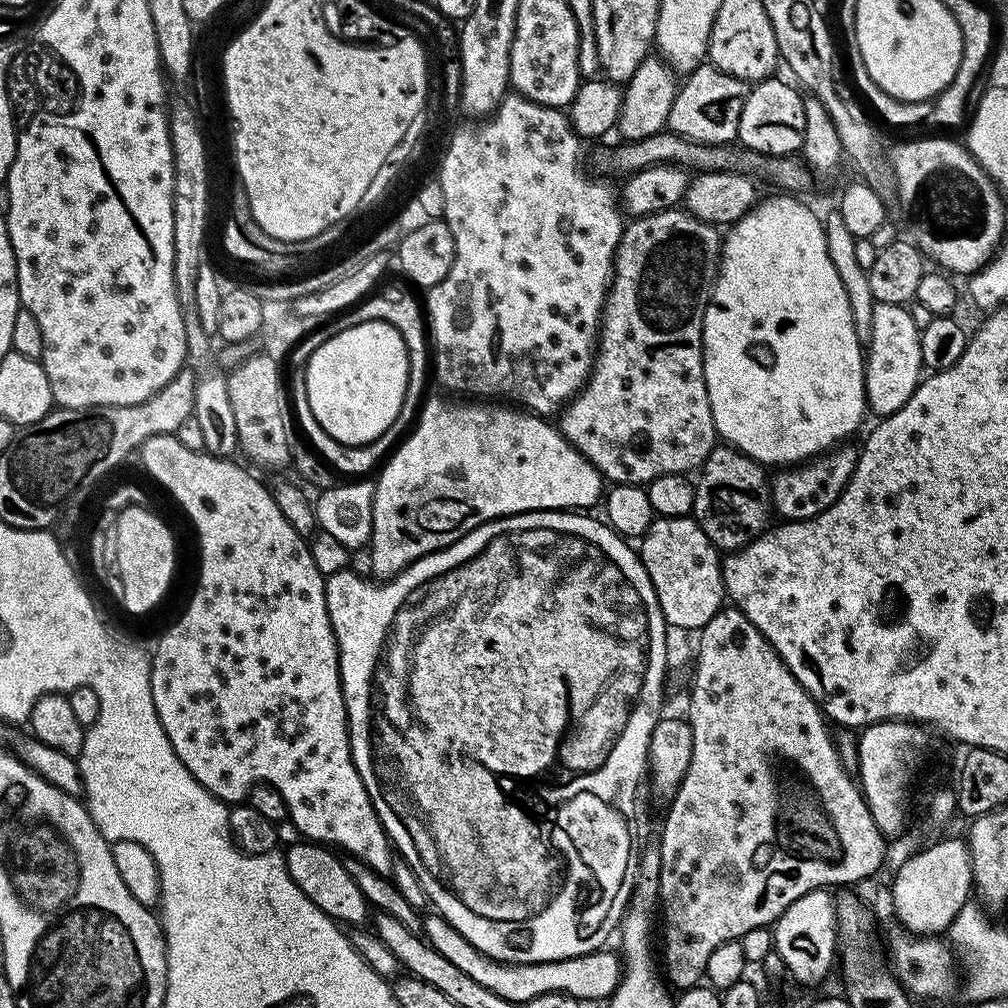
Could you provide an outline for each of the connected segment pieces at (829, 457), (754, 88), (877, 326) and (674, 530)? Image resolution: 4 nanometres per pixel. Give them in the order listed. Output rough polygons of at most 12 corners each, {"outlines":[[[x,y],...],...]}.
{"outlines":[[[845,442],[770,480],[784,522],[822,514],[860,457]],[[787,79],[749,87],[736,134],[749,152],[799,153],[804,96]],[[877,303],[865,359],[869,411],[896,413],[923,368],[909,309]],[[692,516],[653,519],[638,544],[669,629],[726,604],[721,553]]]}

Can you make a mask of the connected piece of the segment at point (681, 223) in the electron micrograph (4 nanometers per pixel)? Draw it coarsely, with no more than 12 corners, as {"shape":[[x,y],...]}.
{"shape":[[683,207],[616,247],[558,431],[612,484],[717,447],[704,315],[722,232]]}

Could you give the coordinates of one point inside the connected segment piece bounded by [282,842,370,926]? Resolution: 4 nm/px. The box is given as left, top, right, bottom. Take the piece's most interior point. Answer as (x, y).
(313, 867)

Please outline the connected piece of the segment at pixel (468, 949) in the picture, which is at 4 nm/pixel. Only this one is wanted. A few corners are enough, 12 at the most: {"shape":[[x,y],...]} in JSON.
{"shape":[[439,913],[429,946],[480,986],[526,1006],[544,993],[609,999],[622,960],[597,949],[548,963],[483,955]]}

